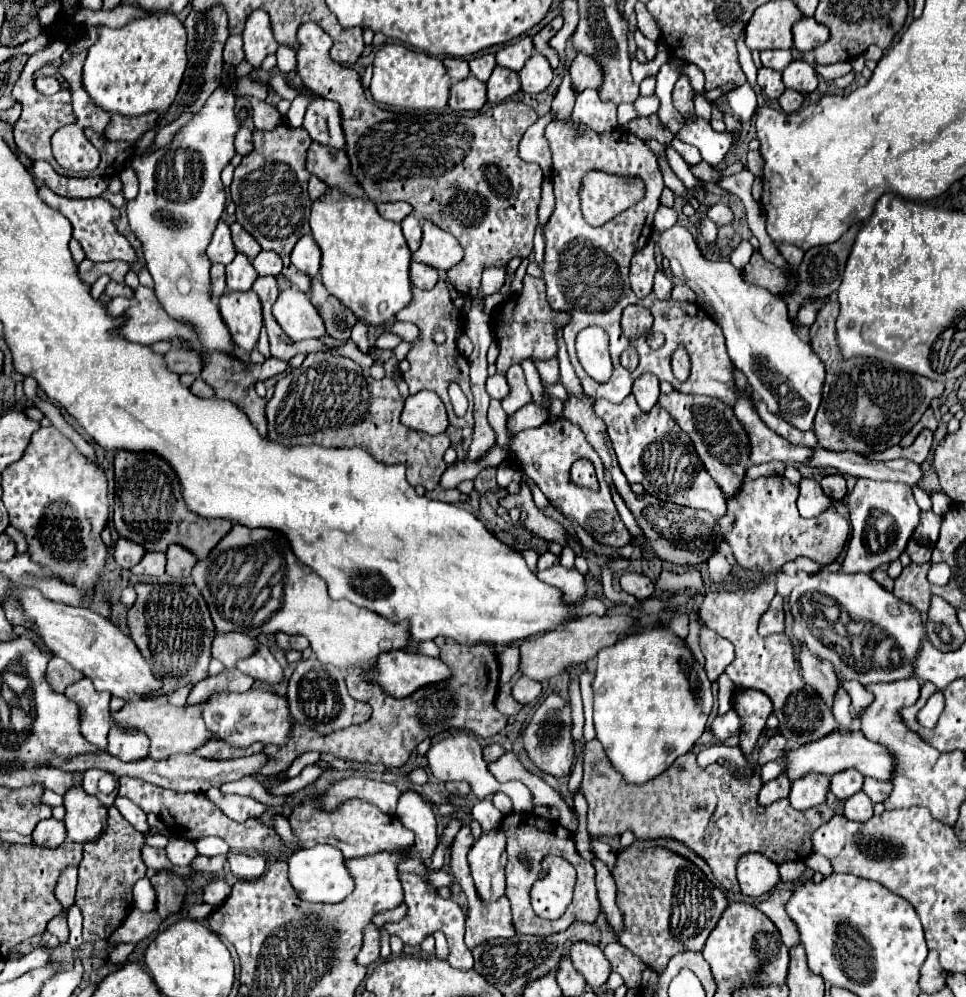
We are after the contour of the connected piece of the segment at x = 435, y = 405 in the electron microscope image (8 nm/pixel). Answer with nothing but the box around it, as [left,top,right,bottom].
[401,390,447,434]

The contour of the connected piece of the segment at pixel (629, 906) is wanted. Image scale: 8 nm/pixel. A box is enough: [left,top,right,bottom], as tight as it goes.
[611,844,727,972]

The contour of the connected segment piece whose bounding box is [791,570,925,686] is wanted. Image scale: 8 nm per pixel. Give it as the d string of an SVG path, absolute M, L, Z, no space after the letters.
M821 570L813 576L809 574L799 574L799 586L791 592L791 612L793 612L793 618L795 620L801 620L801 610L799 610L799 598L807 592L819 592L819 594L825 594L829 598L833 598L835 602L839 602L851 616L851 620L859 622L873 622L877 624L887 636L891 636L897 644L897 648L901 650L901 664L893 670L887 670L887 672L867 672L867 674L861 674L861 672L855 672L851 670L849 666L845 666L845 662L839 658L837 652L833 652L831 648L823 646L819 638L813 638L813 634L807 634L805 638L805 644L809 646L809 650L813 650L813 654L817 654L819 658L825 658L829 662L833 662L835 666L835 672L841 674L845 680L859 680L863 686L867 684L875 684L875 682L895 682L895 680L901 680L901 678L909 678L911 676L911 664L913 664L913 658L917 656L917 650L919 650L919 644L921 644L921 638L925 636L925 624L921 622L921 616L917 614L917 610L913 610L909 604L901 602L899 598L893 596L893 592L887 592L885 588L881 588L869 574L863 574L863 572L857 572L857 574L847 574L847 572L829 572L829 570Z

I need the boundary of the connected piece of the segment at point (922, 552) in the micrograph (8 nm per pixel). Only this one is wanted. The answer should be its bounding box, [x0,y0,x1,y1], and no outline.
[907,510,941,564]

